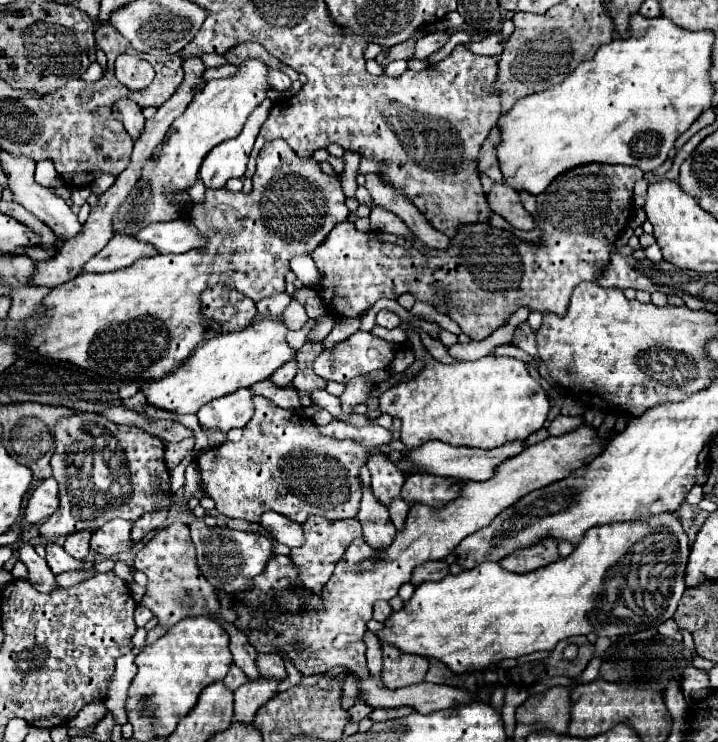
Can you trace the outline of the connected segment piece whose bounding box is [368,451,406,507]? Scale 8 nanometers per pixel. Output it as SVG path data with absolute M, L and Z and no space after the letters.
M378 451L370 453L368 469L372 473L372 493L374 493L374 497L382 505L388 507L388 501L392 501L392 497L400 497L400 489L402 489L406 477L396 469L396 465L392 465L392 461L388 457L384 457Z

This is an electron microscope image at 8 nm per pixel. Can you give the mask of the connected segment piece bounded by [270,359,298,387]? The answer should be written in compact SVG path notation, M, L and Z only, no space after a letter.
M292 359L292 361L288 361L286 365L282 365L272 377L270 377L270 381L272 383L276 383L276 385L282 385L282 387L286 387L286 385L290 385L292 383L292 379L296 377L296 359Z

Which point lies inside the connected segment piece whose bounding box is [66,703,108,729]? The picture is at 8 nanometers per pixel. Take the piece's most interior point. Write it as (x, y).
(95, 712)

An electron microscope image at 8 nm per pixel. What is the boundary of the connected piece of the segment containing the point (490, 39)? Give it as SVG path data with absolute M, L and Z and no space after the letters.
M492 33L492 35L488 35L482 41L476 41L476 43L470 41L470 43L466 43L466 49L470 49L474 55L490 55L490 57L496 57L504 49L504 45L502 45L500 39L502 39L500 33Z

